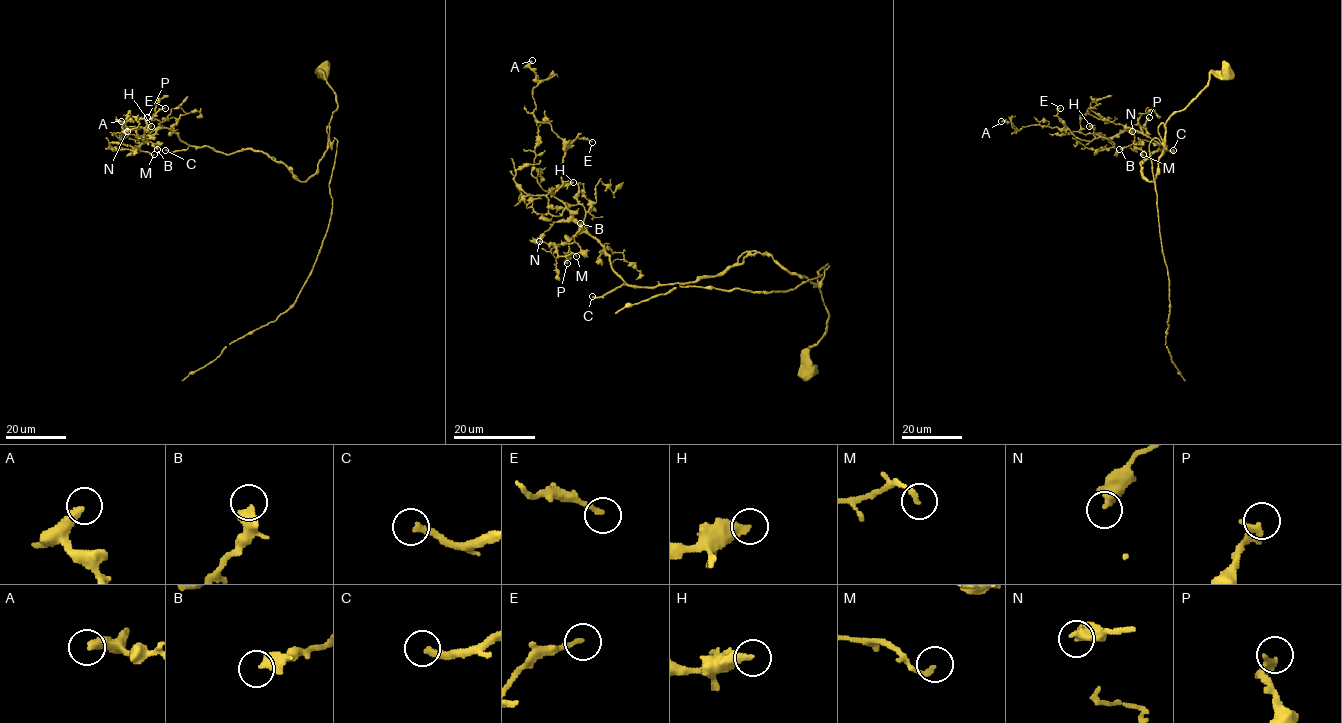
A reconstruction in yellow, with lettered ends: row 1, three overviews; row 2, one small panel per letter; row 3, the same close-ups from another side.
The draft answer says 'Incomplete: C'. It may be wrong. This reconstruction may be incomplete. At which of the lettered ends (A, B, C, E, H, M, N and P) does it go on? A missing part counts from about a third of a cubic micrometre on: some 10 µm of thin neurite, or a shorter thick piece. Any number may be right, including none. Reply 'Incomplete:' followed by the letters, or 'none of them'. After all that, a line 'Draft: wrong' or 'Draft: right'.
Incomplete: C
Draft: right

